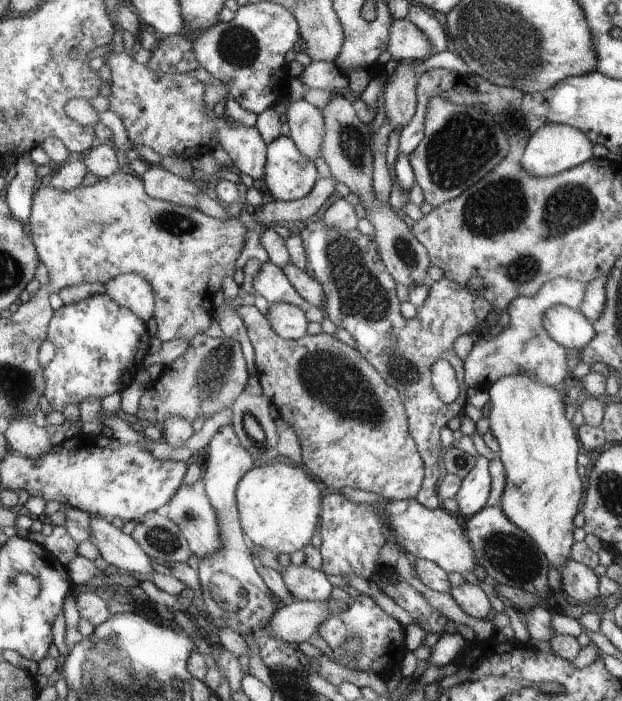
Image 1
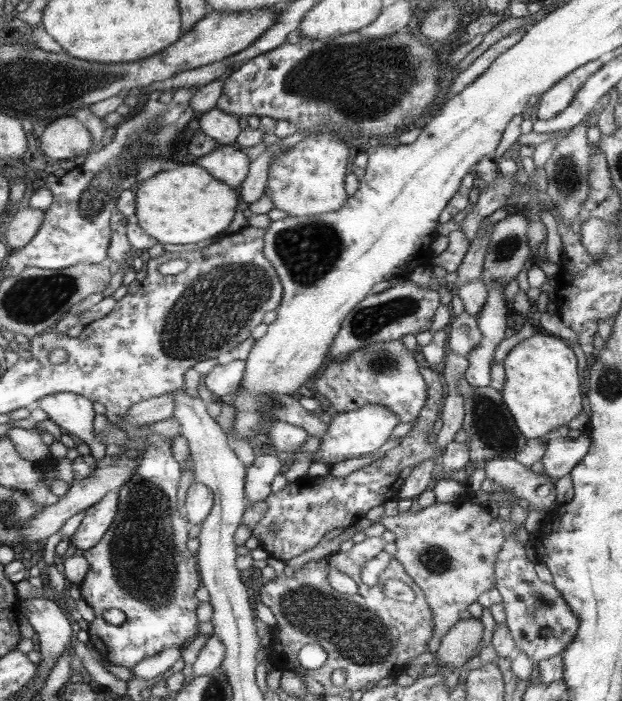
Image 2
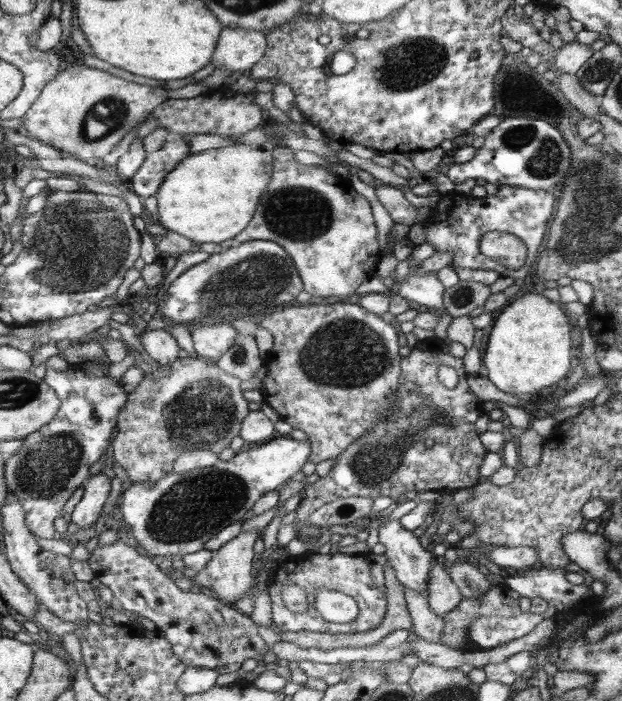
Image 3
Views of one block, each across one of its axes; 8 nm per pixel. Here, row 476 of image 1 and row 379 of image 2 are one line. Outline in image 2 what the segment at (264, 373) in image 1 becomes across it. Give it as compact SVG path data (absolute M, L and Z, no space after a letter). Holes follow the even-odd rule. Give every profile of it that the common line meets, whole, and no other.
M389 340L359 348L344 360L330 359L330 364L311 380L311 388L331 402L336 413L352 412L367 404L378 403L397 413L401 424L412 422L420 416L428 402L425 377L418 372L414 356L404 350L400 340Z

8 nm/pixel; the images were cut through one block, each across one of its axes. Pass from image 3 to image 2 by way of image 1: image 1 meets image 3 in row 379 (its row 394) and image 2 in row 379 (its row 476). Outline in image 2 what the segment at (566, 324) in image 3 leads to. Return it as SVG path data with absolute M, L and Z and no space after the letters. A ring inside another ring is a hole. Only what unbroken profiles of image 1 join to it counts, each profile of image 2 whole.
M538 333L515 345L502 361L505 368L505 385L502 387L506 409L514 418L518 431L527 439L538 439L550 430L557 433L568 430L568 423L582 412L582 394L580 394L580 374L578 360L564 339L556 335Z

